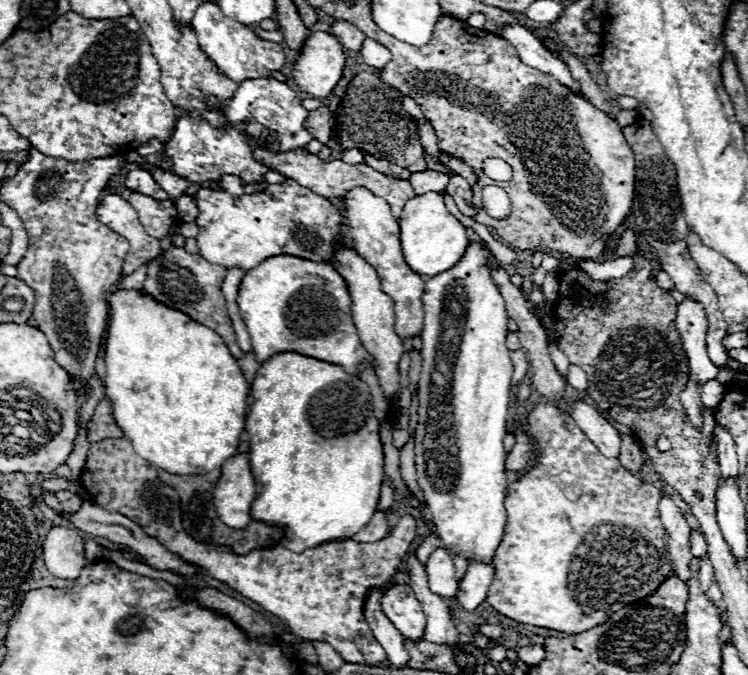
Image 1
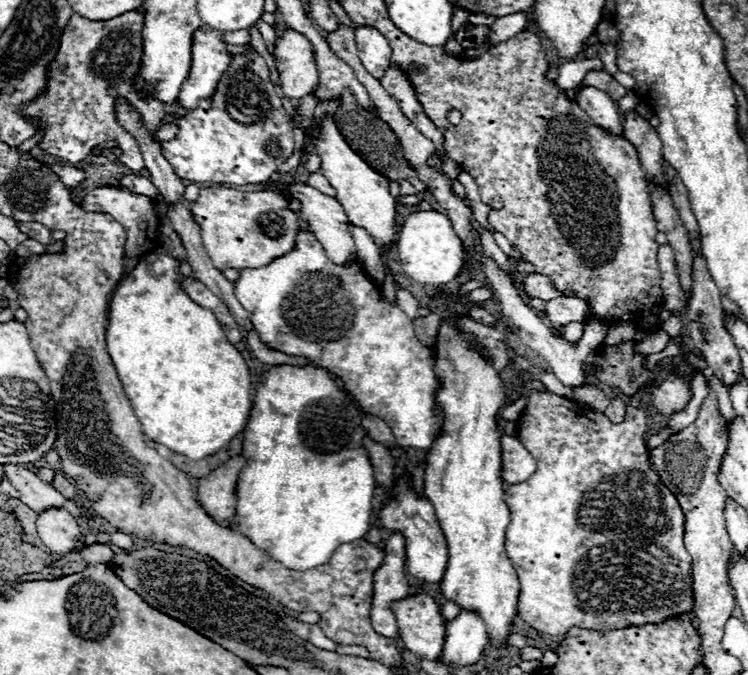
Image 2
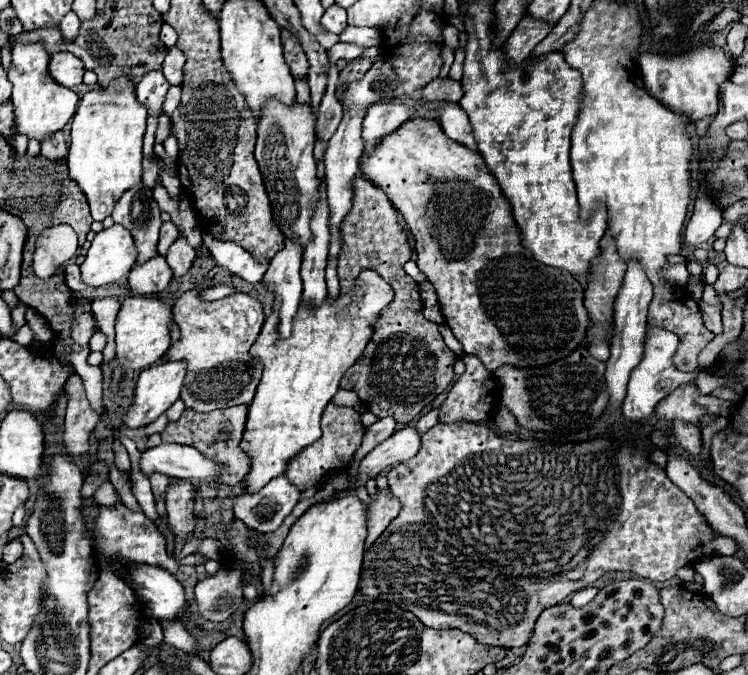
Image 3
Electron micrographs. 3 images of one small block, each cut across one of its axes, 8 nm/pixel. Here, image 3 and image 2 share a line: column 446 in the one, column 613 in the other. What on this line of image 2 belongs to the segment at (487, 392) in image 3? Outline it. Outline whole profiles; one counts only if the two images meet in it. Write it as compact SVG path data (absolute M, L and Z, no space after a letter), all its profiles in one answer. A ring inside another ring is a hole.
M616 396L616 398L610 398L610 404L608 404L608 408L604 410L604 414L606 414L606 418L610 418L612 422L622 422L624 420L624 400L620 398L620 396Z

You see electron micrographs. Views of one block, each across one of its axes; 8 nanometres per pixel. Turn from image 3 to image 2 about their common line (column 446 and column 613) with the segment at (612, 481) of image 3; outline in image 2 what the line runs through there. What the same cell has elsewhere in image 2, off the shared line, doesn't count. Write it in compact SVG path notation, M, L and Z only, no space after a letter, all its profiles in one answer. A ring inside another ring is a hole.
M534 390L528 398L526 408L522 410L518 418L518 440L522 446L532 454L536 460L536 472L522 484L512 484L504 490L504 502L508 504L512 512L512 520L506 530L506 552L512 560L518 578L520 578L520 598L518 598L518 616L528 622L538 632L550 634L550 636L562 636L572 626L588 628L588 630L612 630L612 628L628 628L628 626L642 626L642 624L660 624L672 618L680 618L682 614L688 614L694 622L694 592L692 592L692 556L684 548L684 512L676 500L676 496L666 488L666 484L660 480L660 476L652 470L650 454L646 446L648 434L648 422L646 414L640 408L626 406L624 422L612 424L604 414L594 412L574 400L568 400L564 396L552 394L550 390Z

